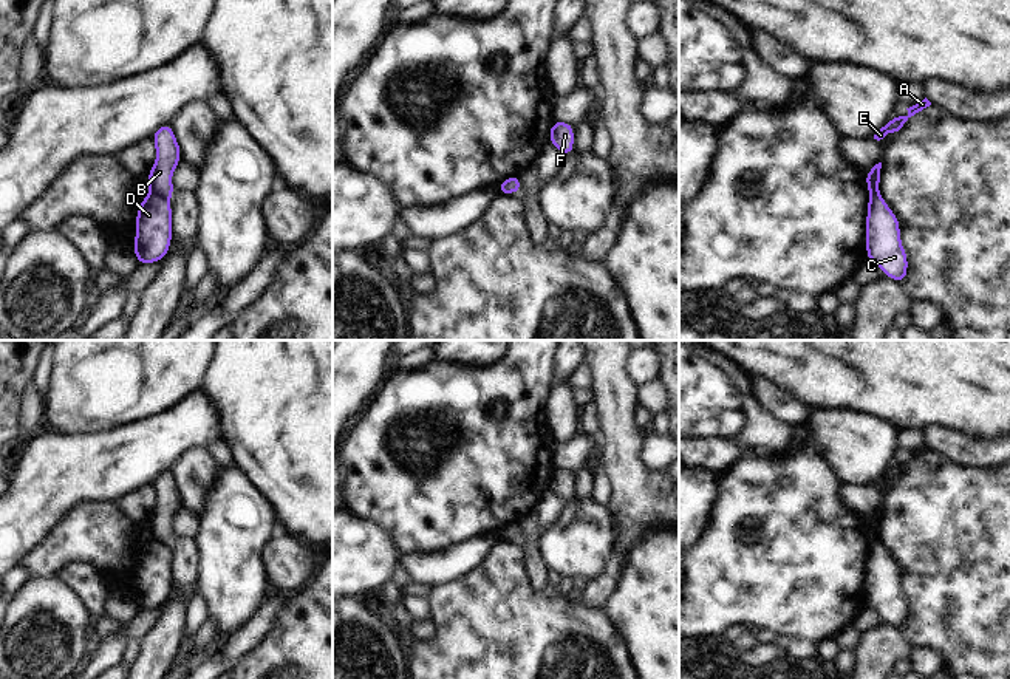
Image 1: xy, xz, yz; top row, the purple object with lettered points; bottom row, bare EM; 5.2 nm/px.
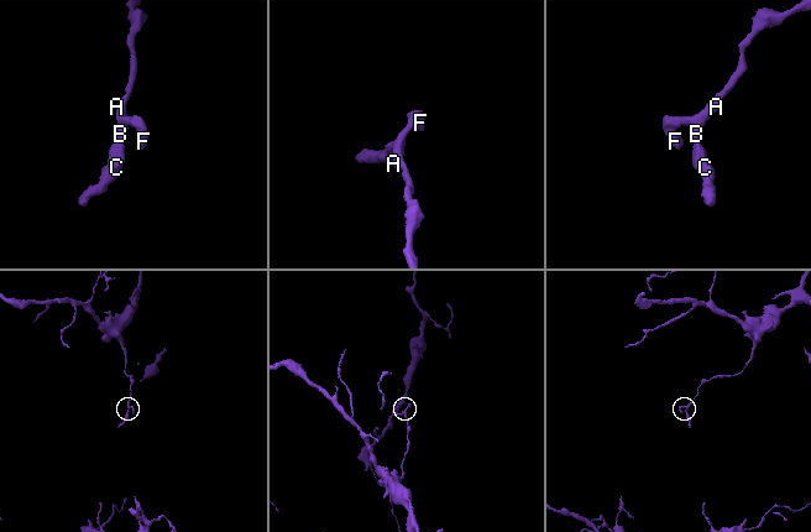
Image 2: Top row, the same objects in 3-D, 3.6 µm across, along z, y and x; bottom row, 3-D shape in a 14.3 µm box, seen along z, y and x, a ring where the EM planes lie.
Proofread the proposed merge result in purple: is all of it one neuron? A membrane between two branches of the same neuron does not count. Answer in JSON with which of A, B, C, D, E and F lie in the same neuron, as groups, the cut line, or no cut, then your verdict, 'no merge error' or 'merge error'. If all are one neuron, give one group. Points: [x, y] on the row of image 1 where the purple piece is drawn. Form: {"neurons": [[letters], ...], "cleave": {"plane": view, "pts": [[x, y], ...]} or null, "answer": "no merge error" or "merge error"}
{"neurons": [["A", "B", "E", "F"], ["C", "D"]], "cleave": {"plane": "xy", "pts": [[150, 191], [167, 198]]}, "answer": "merge error"}

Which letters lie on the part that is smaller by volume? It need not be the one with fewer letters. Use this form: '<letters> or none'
C, D

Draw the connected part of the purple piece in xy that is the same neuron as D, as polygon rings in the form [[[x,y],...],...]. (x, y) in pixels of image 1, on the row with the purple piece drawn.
[[[148,193],[136,212],[133,252],[138,264],[161,261],[172,244],[172,204],[169,198]]]

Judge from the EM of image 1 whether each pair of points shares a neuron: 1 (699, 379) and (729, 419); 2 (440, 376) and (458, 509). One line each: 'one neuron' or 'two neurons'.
1: one neuron
2: one neuron

